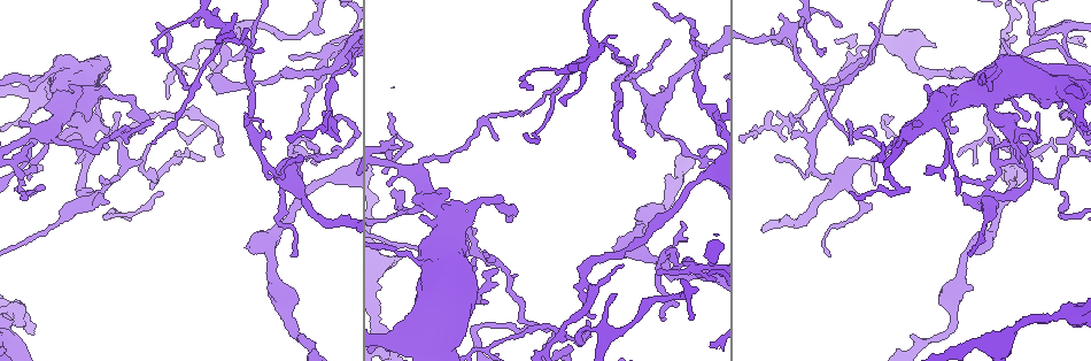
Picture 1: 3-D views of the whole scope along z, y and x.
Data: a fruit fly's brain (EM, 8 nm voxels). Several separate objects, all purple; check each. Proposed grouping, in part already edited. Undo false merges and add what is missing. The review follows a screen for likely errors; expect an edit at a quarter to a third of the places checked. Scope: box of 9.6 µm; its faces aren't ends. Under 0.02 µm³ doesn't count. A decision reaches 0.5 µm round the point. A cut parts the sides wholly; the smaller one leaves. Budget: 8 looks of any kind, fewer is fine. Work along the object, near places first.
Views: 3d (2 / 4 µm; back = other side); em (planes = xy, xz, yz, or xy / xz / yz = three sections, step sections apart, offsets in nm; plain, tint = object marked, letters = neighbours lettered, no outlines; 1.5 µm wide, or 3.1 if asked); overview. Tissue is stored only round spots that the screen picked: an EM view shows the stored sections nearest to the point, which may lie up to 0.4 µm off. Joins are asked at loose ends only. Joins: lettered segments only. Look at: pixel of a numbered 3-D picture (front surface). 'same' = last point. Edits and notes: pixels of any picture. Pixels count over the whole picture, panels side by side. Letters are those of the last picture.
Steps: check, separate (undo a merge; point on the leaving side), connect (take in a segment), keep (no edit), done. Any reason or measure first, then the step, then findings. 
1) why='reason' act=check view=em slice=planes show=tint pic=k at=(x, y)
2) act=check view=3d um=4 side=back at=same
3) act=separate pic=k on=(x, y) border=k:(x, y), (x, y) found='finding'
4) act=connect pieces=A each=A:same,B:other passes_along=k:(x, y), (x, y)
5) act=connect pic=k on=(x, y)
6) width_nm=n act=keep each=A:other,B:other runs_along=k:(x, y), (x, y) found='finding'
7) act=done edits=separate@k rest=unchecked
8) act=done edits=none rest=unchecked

why='free end' act=check view=em slice=planes show=letters pic=1 at=(109, 130)

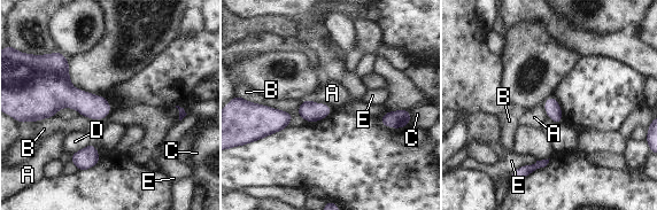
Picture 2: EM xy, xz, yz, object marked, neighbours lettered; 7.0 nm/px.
act=keep each=A:other,B:other,C:other,D:other,E:other border=2:(309, 99), (325, 102), (332, 108) found='no lettered segment goes on from it'

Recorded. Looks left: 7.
act=check view=em slice=yz step=4 show=tint pic=1 at=(258, 82)

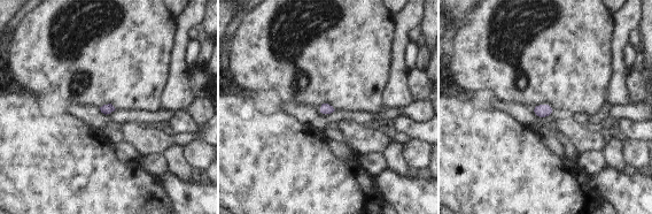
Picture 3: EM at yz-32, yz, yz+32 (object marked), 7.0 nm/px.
why='cut it another way' act=check view=em slice=planes show=letters at=same

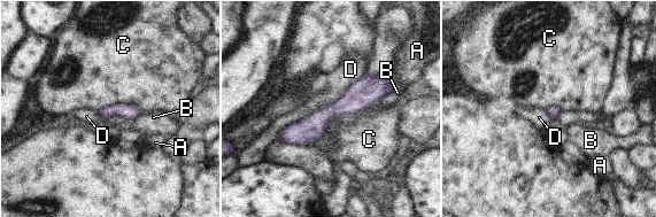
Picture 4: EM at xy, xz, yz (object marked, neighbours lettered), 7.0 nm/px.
longest_contact=D:400nm act=keep each=A:other,B:other,C:other,D:other border=4:(371, 105), (334, 116), (325, 125) found='one neuron here'

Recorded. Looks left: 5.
why='an open end' act=check view=3d um=2 side=back pic=1 at=(398, 148)

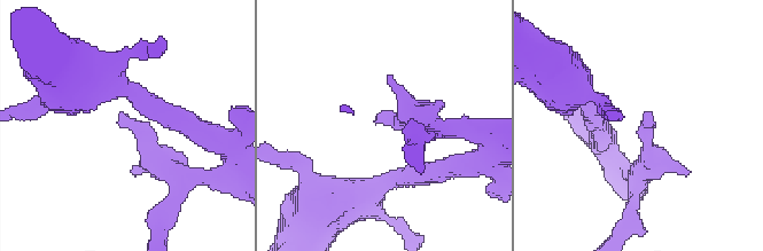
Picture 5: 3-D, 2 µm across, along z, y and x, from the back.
why='shape alone is not enough' act=check view=em slice=planes show=letters pic=5 at=(643, 115)

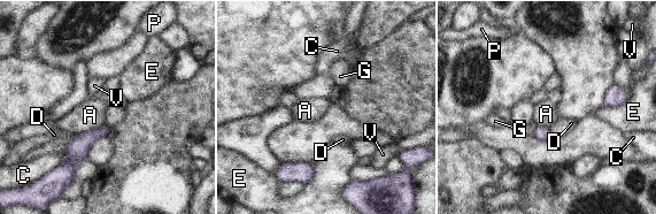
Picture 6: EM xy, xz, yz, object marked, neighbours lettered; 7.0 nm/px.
act=keep each=A:other,C:other,D:other,E:other,G:other,P:other,V:other found='none of them fits'

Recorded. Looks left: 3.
act=done edits=none rest=unchecked

